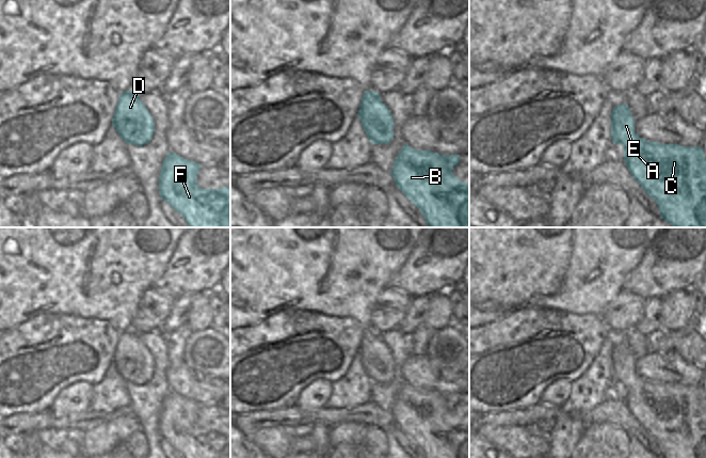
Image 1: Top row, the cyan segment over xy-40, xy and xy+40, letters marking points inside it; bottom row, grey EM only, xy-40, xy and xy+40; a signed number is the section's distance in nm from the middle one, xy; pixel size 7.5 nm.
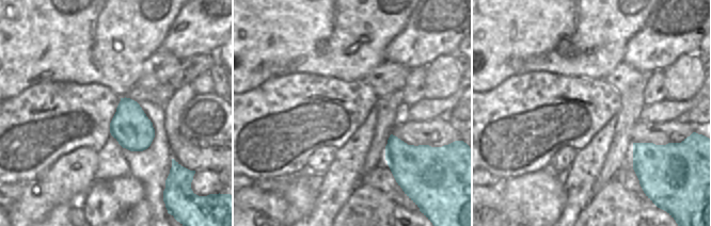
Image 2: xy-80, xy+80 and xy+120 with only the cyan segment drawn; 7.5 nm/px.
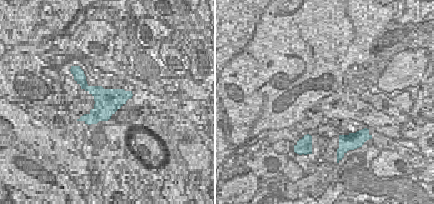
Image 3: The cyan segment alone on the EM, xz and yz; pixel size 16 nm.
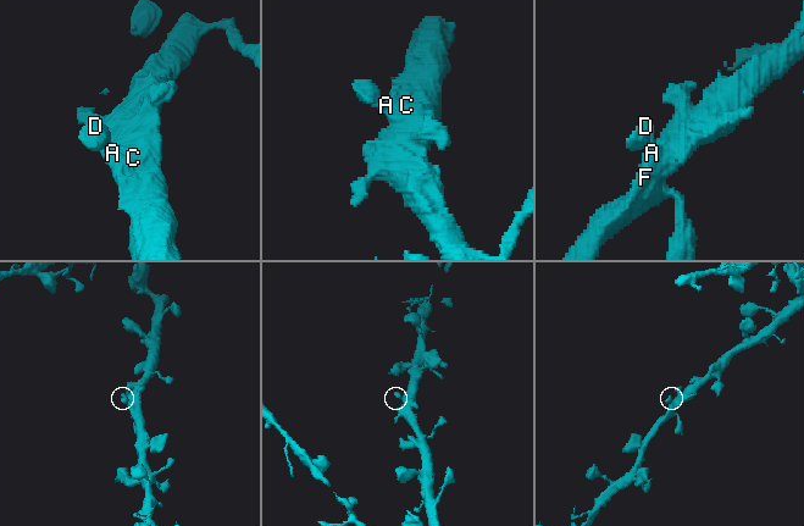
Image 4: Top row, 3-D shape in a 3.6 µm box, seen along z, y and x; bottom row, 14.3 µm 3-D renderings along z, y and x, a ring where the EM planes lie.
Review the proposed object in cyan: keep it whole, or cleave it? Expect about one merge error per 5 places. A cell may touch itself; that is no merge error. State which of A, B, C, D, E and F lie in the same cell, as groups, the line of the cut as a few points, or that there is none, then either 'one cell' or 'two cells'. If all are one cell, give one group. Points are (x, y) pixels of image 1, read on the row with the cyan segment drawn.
groups A B C D E F; cut none; one cell

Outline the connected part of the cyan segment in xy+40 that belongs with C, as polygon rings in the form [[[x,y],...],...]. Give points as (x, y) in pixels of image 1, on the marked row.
[[[626,104],[613,108],[611,139],[624,147],[624,161],[635,180],[658,205],[660,217],[673,227],[706,227],[706,158],[701,146],[648,142],[635,132],[635,117]]]

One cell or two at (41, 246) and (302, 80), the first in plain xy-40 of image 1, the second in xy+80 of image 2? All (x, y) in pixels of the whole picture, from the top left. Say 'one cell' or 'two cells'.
two cells

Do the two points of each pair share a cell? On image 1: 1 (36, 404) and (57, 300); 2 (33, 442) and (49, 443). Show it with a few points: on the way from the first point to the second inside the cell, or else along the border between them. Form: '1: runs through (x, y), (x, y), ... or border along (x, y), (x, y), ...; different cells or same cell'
1: border along (79, 316), (41, 313), (30, 318); different cells
2: border along (36, 430), (43, 446); different cells

